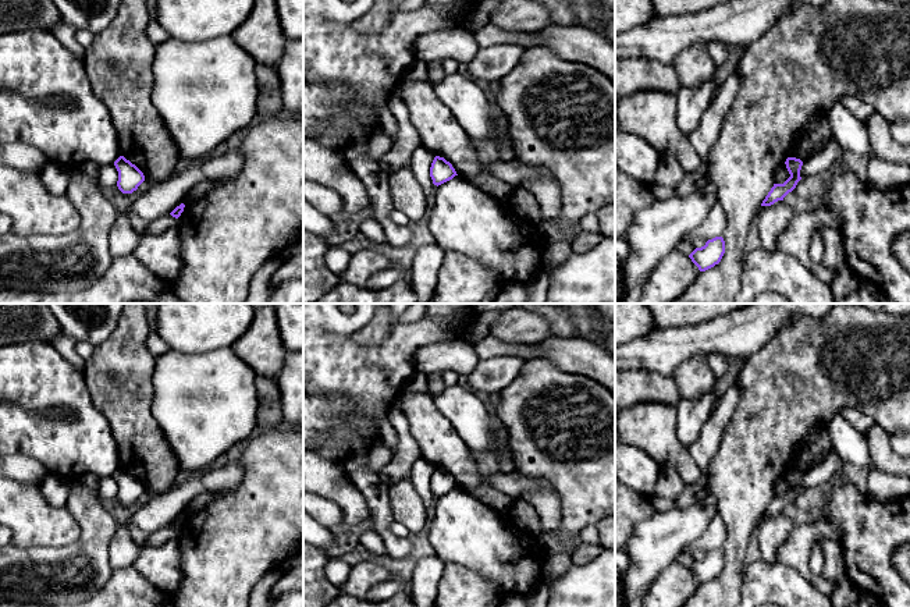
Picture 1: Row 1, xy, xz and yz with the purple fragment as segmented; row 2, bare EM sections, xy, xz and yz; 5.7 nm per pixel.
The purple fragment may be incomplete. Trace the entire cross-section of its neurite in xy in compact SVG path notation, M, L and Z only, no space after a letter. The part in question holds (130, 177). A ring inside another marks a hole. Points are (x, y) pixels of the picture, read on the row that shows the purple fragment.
M120 156L114 166L118 171L117 187L122 194L132 194L145 181L143 173L124 156Z

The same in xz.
M436 156L431 167L430 167L430 177L434 185L441 185L449 180L452 180L456 174L455 168L449 161L444 157Z

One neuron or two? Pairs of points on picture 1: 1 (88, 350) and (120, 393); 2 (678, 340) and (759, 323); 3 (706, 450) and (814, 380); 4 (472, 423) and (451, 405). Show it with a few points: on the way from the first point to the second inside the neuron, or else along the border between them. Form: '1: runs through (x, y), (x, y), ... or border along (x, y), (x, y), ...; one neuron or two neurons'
1: border along (95, 347), (95, 351), (85, 361); two neurons
2: runs through (697, 339), (717, 334), (739, 334); one neuron
3: border along (735, 411), (724, 430), (720, 448), (706, 469); two neurons
4: runs through (466, 418), (457, 408); one neuron

